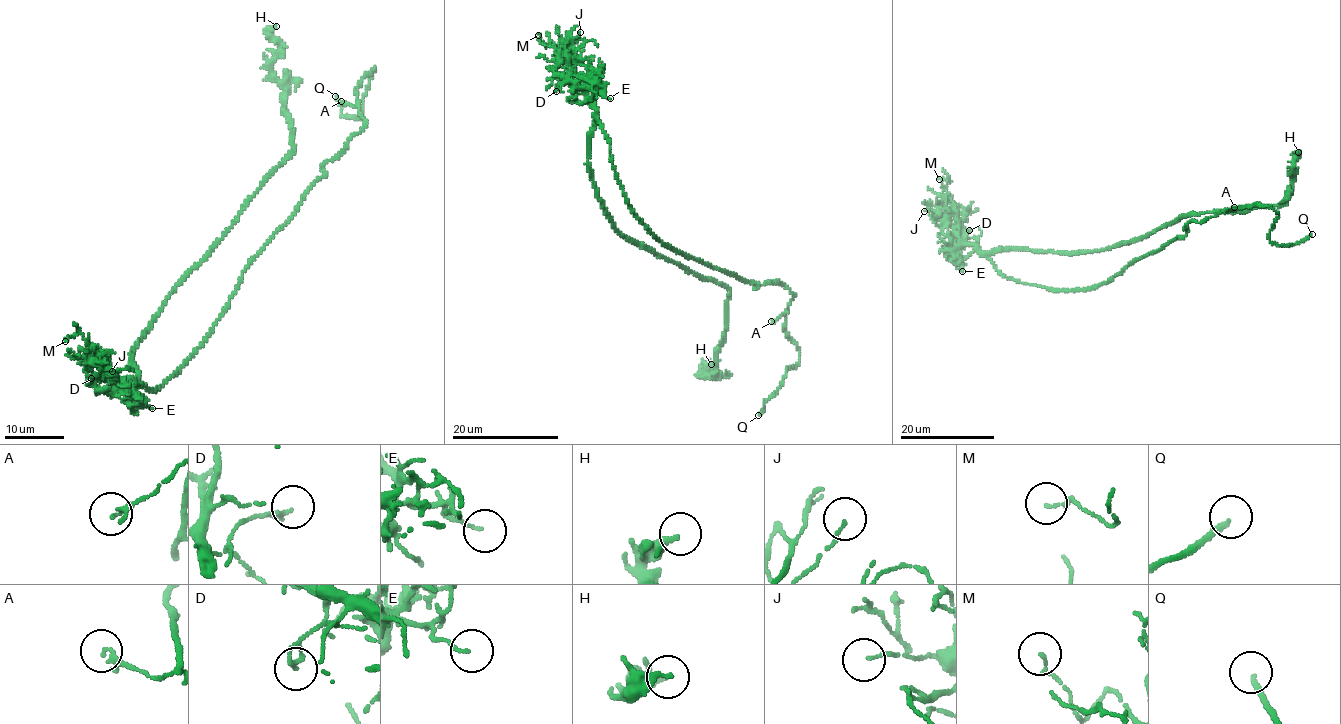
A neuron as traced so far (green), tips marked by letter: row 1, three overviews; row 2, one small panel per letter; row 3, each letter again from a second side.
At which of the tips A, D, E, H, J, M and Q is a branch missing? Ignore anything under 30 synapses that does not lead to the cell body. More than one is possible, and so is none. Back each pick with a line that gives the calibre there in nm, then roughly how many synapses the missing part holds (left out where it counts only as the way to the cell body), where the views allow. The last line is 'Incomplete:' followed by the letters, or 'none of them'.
Q: Thickness 200 nm
Incomplete: Q

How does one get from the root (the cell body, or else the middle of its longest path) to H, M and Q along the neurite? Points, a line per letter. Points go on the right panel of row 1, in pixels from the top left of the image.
H: (1024, 283), (1002, 276), (989, 256), (1013, 249), (1107, 250), (1193, 213), (1277, 206), (1291, 188), (1298, 152)
M: (1024, 283), (1004, 278), (974, 246), (964, 244), (946, 186), (950, 180), (939, 179)
Q: (1024, 283), (1101, 285), (1183, 237), (1188, 222), (1228, 208), (1271, 206), (1276, 244), (1312, 234)

